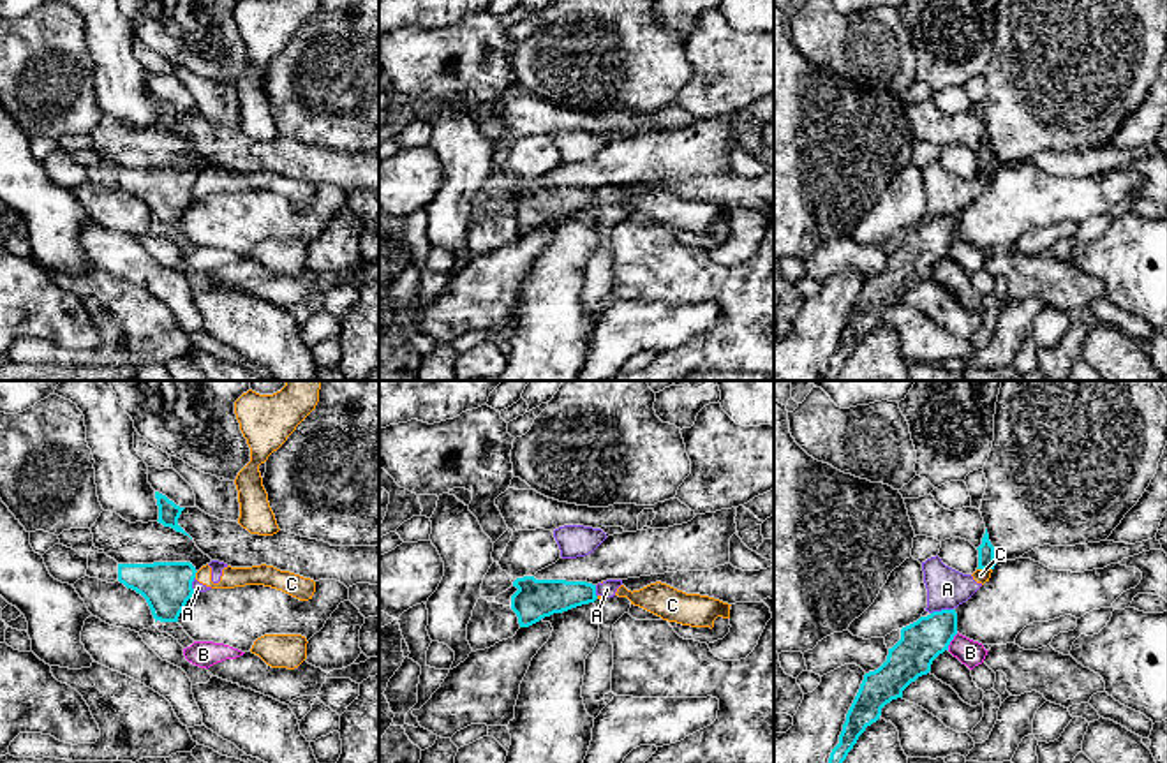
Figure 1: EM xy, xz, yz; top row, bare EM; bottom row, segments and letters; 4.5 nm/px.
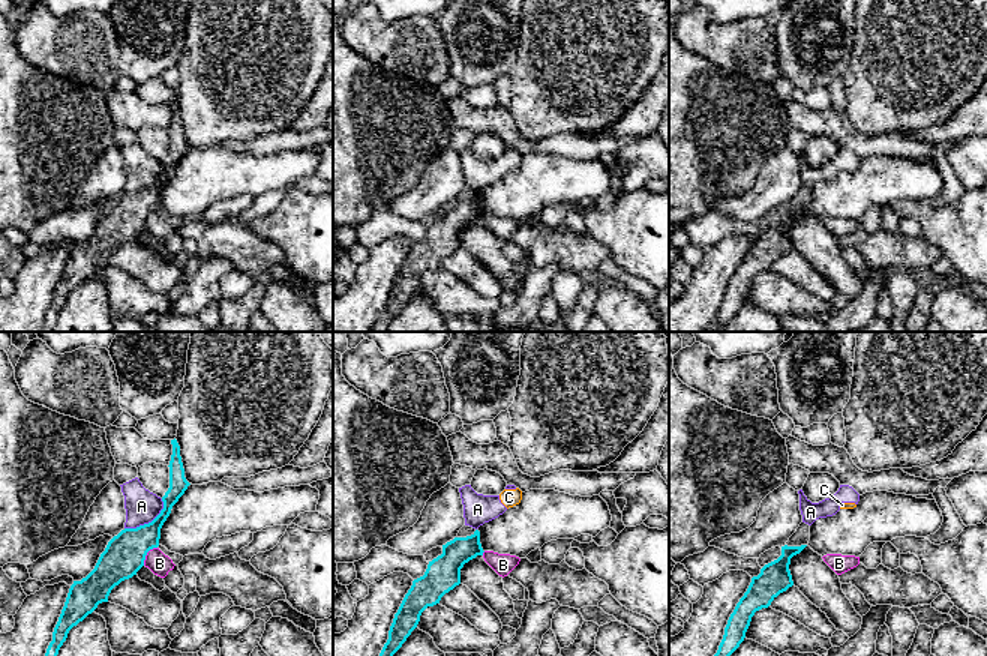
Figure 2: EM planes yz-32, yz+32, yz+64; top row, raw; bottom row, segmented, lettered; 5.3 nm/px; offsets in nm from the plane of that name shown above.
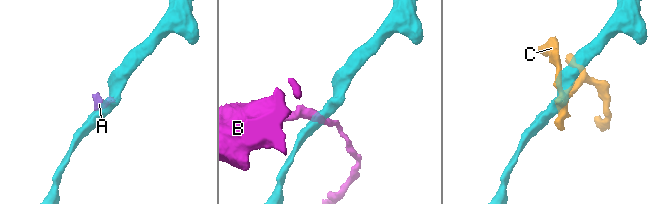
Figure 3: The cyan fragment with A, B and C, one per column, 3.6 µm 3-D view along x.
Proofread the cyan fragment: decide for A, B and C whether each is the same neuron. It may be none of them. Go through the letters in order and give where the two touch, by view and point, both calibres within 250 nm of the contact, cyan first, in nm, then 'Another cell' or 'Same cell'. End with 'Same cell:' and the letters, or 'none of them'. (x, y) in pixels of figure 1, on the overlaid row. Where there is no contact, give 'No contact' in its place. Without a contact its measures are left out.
A: Touches cyan at yz (942, 610). Thickness 190 nm (cyan) against 180 nm. Another cell
B: Touches cyan at yz (951, 640). Thickness 190 nm (cyan) against 120 nm. Another cell
C: Touches cyan at yz (984, 568). Thickness 80 nm (cyan) against 60 nm. Another cell
Same cell: none of them

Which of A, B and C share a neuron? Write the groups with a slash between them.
A C / B

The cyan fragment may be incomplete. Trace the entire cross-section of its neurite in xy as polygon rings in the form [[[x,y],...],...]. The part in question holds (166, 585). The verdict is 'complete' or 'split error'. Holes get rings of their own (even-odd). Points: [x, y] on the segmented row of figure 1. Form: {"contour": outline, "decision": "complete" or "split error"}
{"contour": [[[190,562],[118,564],[118,582],[146,599],[155,622],[178,622],[196,573]]], "decision": "complete"}

